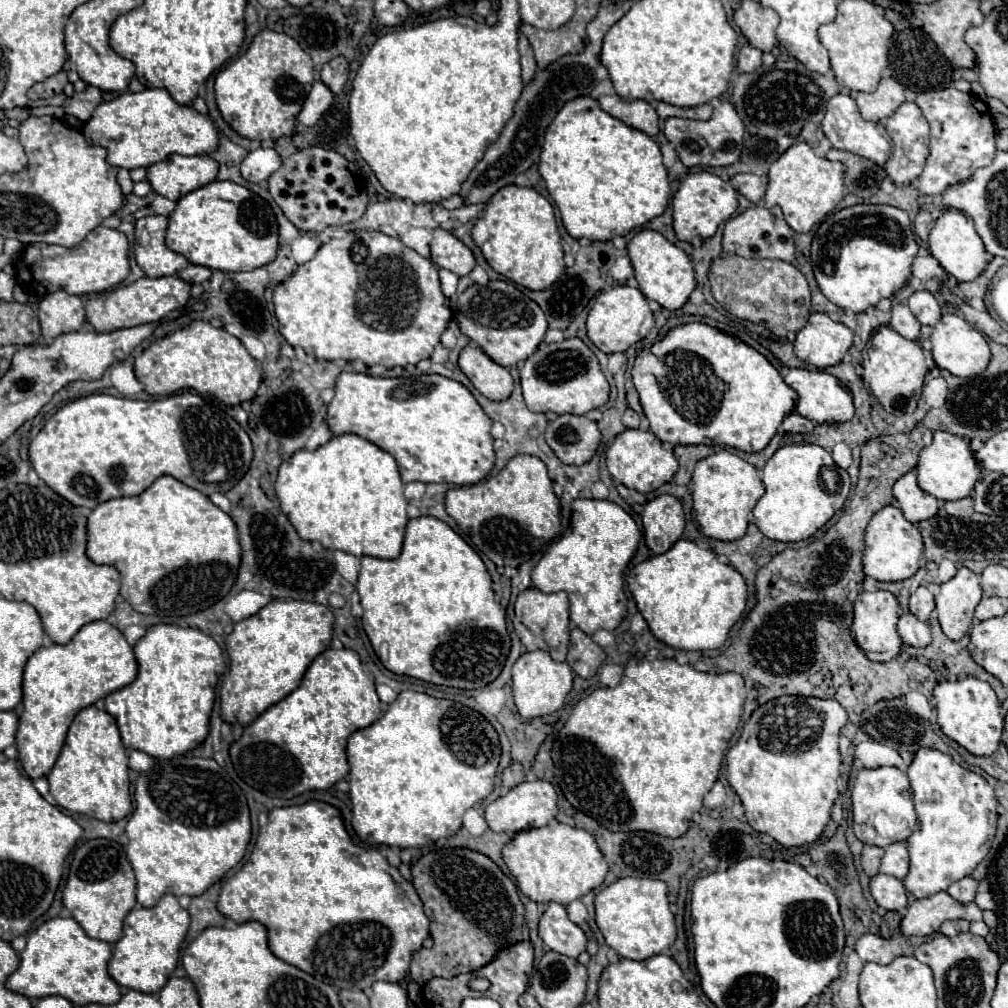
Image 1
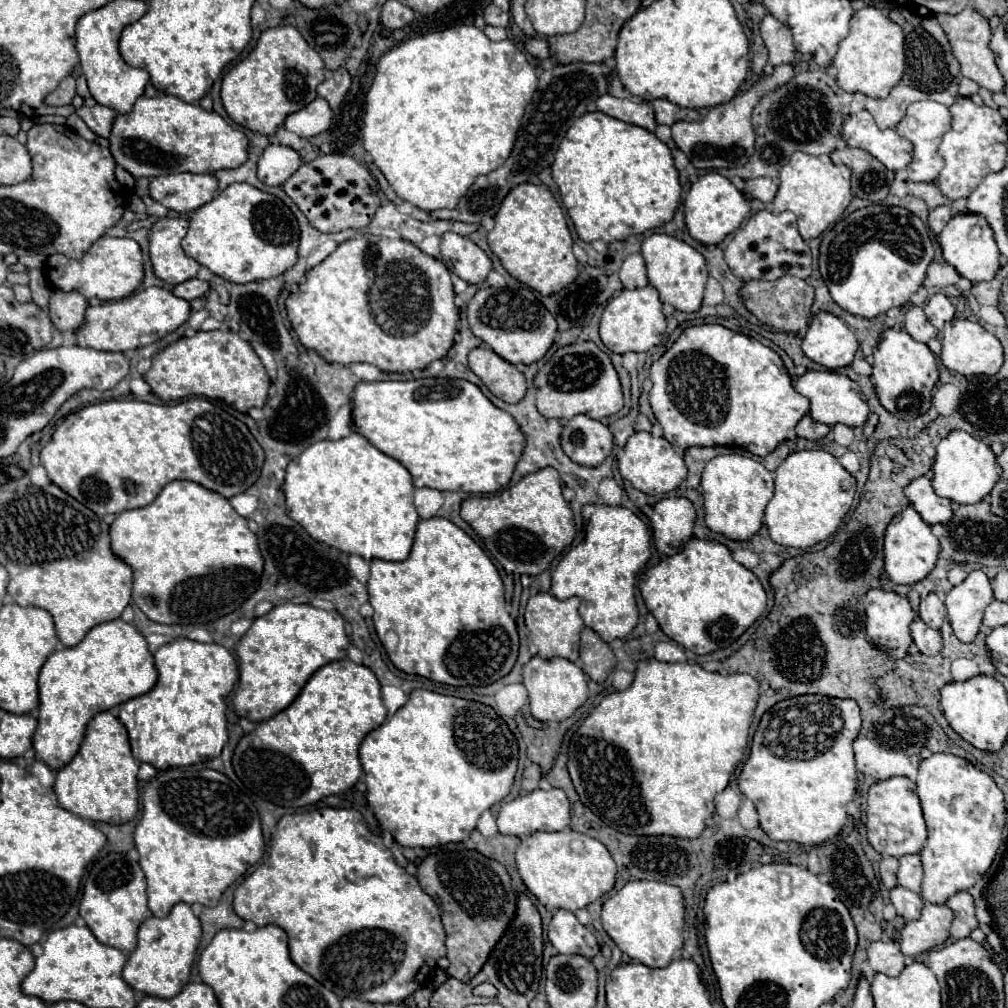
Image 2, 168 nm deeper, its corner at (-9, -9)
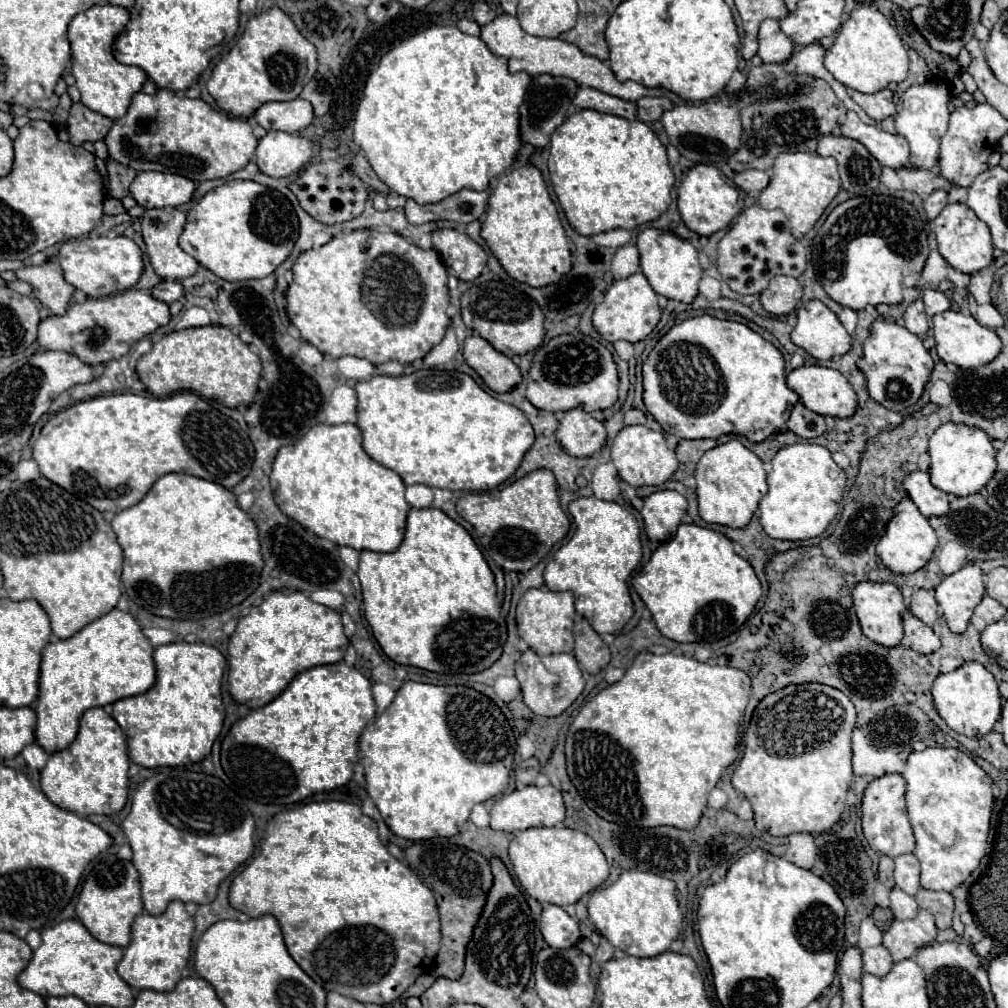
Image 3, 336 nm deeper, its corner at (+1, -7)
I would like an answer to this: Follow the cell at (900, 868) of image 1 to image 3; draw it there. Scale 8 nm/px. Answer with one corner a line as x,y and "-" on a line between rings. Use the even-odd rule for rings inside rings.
899,855
895,861
895,885
903,889
907,895
915,895
919,891
919,861
915,855

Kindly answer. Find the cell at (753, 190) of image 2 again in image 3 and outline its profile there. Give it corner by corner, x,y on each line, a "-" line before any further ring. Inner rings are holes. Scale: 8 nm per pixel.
749,169
749,171
741,171
733,177
735,185
745,191
745,193
759,193
767,187
769,183
769,173
767,171
757,171
757,169

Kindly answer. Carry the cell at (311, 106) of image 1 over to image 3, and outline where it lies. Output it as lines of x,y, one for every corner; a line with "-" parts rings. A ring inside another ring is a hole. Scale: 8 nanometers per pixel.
293,99
283,103
265,103
257,109
255,121
267,131
297,133
313,123
313,105
305,99

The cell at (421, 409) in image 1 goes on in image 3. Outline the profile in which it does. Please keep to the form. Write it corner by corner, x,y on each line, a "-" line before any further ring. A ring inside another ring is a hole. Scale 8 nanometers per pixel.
441,369
415,371
411,375
391,377
375,375
355,385
357,427
363,433
363,449
377,463
401,475
405,485
423,483
449,491
489,491
509,479
519,467
535,435
525,415
503,401
485,393
469,375

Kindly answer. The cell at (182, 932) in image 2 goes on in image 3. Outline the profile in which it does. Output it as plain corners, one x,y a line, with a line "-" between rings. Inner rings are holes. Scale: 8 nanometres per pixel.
171,901
167,911
157,917
141,913
131,925
131,943
125,947
125,955
117,965
119,977
133,989
171,991
181,979
181,971
189,961
193,929
193,917
185,911
181,901

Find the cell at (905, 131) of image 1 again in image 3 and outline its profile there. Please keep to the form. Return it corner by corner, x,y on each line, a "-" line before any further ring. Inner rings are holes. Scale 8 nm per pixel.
929,81
923,85
913,85
903,95
903,109
895,115
895,129
911,145
911,167
933,169
939,155
939,139
947,133
949,125
949,87
945,81

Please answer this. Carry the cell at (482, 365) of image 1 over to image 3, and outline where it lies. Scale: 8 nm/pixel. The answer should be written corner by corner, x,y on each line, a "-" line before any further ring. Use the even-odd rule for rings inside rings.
471,335
463,343
465,363
477,371
483,383
495,393
507,393
521,383
519,367
503,353
495,351
483,337

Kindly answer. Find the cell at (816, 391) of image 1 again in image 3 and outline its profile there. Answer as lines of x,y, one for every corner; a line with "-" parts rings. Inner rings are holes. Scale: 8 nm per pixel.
803,365
799,369
793,369
787,375
787,385
789,385
789,389
793,389
799,395
799,401
807,409
813,409
813,413
821,413
823,417
829,415
835,419
843,419
843,417
851,417
857,409
857,395
853,391
853,387
835,369
821,367
821,365

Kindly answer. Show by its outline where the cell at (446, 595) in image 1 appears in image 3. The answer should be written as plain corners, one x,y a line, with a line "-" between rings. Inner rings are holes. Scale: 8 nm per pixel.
411,509
407,515
407,531
399,549
393,553
361,551
357,575
361,581
365,619
371,625
383,653
391,661
433,673
471,675
489,669
501,657
507,639
507,625
499,619
499,607
495,603
495,577
471,535
441,509

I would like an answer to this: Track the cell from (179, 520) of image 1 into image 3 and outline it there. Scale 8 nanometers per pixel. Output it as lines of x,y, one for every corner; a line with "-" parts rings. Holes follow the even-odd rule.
183,473
163,475
155,481
143,501
119,511
113,517
111,527
125,557
121,577
125,593
133,599
133,603
153,615
167,619
203,619
239,605
259,583
263,559
257,527
247,513
237,507
233,493
217,483

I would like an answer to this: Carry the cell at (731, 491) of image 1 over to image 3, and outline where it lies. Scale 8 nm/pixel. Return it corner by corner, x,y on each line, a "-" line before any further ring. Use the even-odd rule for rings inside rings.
729,441
709,449
697,463
695,479
701,519
705,523
717,523
733,529
741,529
751,521
759,499
767,493
765,469
761,459
739,441

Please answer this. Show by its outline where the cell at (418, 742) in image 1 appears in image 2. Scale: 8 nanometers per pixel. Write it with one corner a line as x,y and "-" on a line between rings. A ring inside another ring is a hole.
415,689
411,691
409,701
389,721
363,739
359,757
367,775
367,801
381,827
387,829
403,847
427,849
467,839
475,829
479,815
511,793
519,747
515,735
493,707
429,689

